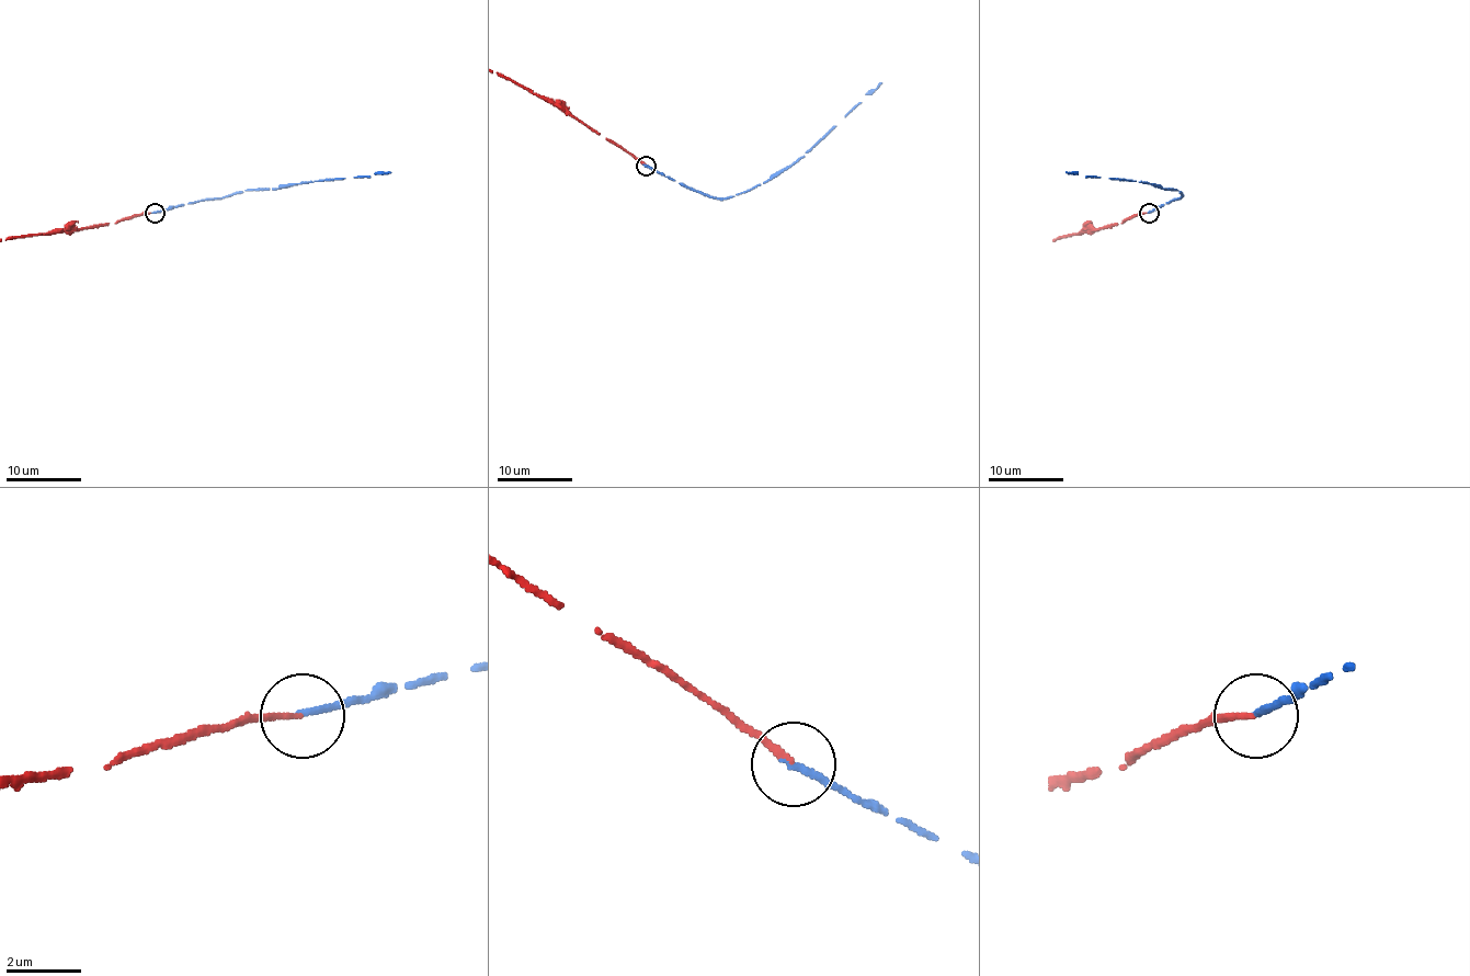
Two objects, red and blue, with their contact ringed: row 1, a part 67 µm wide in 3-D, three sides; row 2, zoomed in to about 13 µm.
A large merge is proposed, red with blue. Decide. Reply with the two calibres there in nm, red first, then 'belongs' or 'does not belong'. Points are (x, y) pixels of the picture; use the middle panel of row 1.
140/180 nm | belongs

